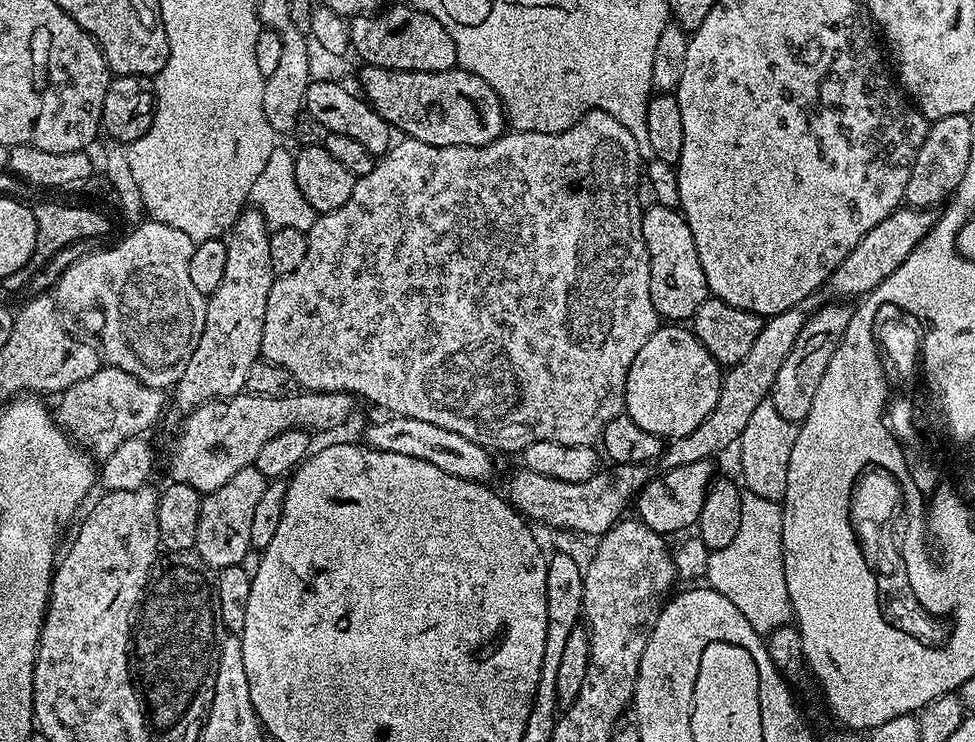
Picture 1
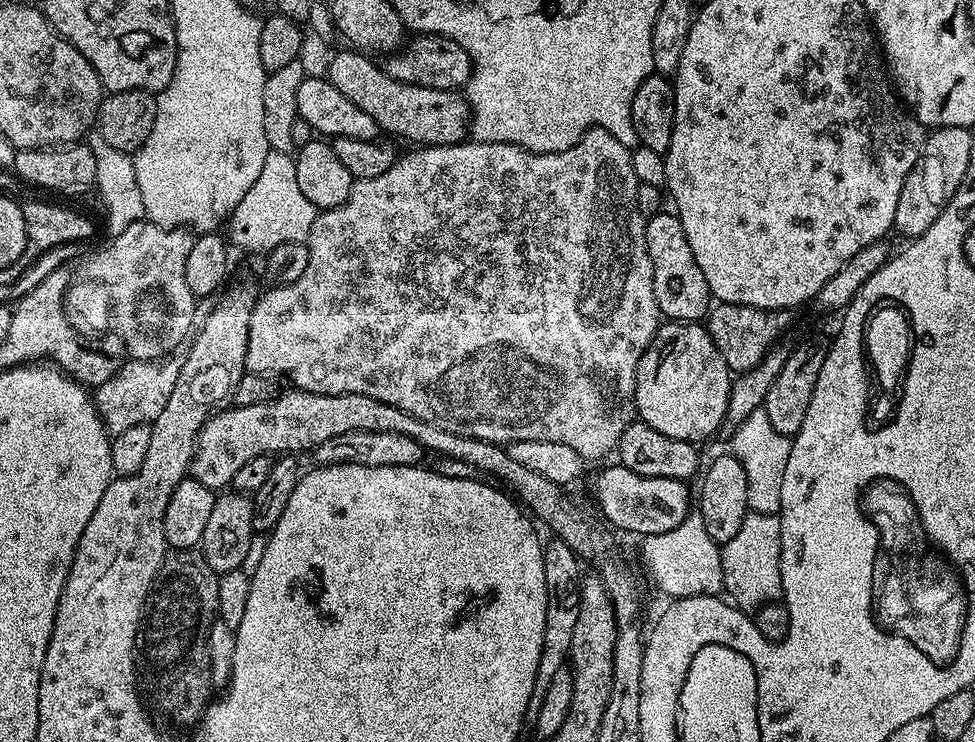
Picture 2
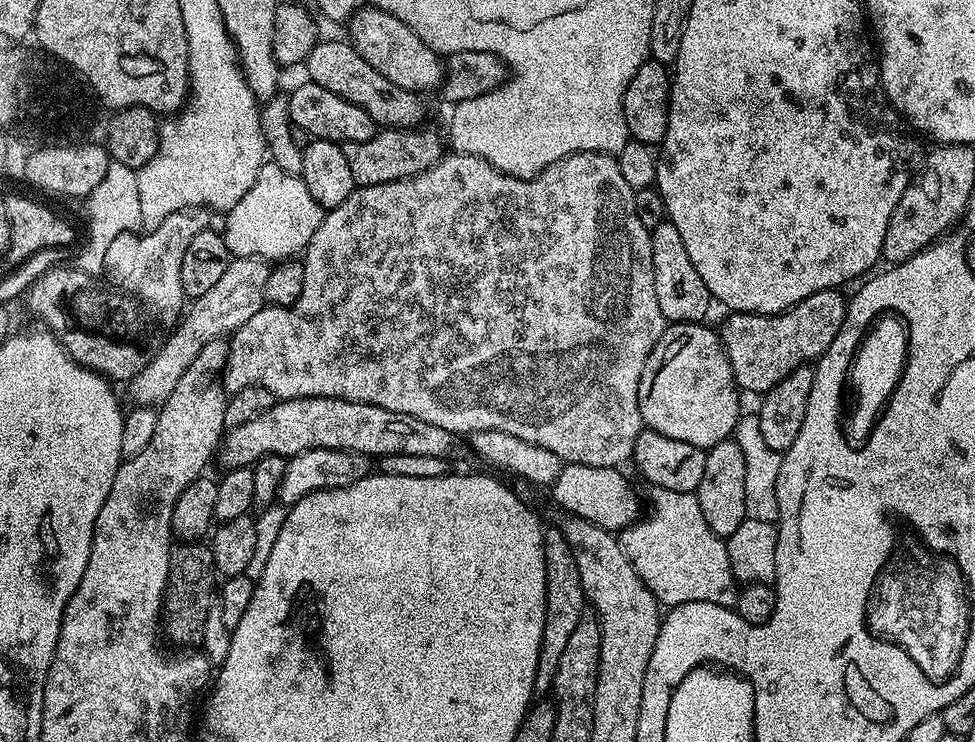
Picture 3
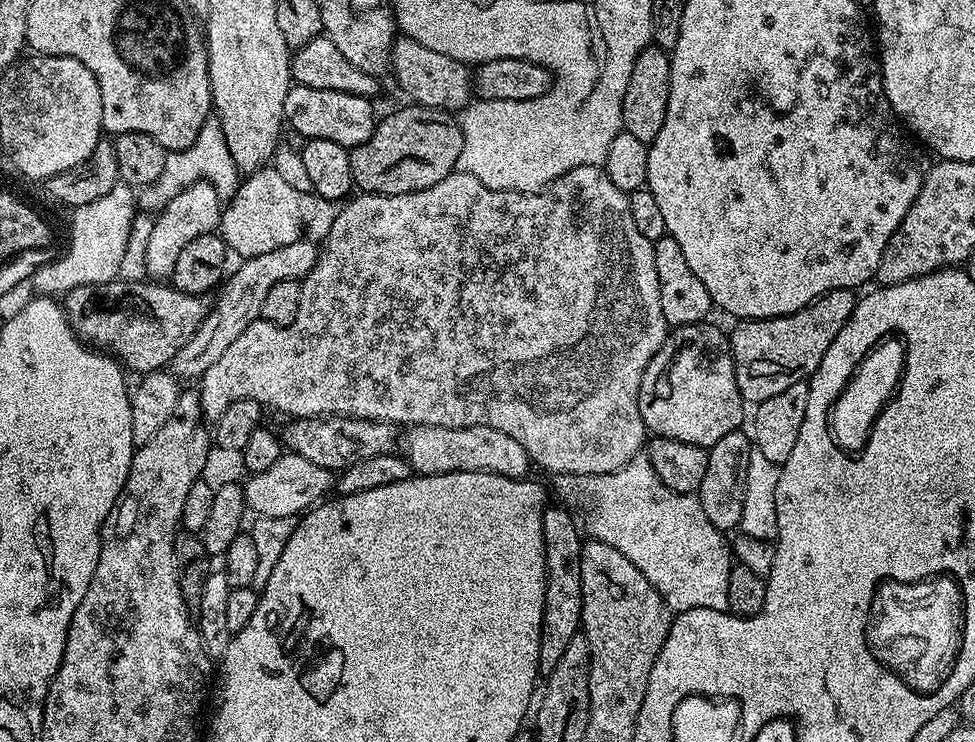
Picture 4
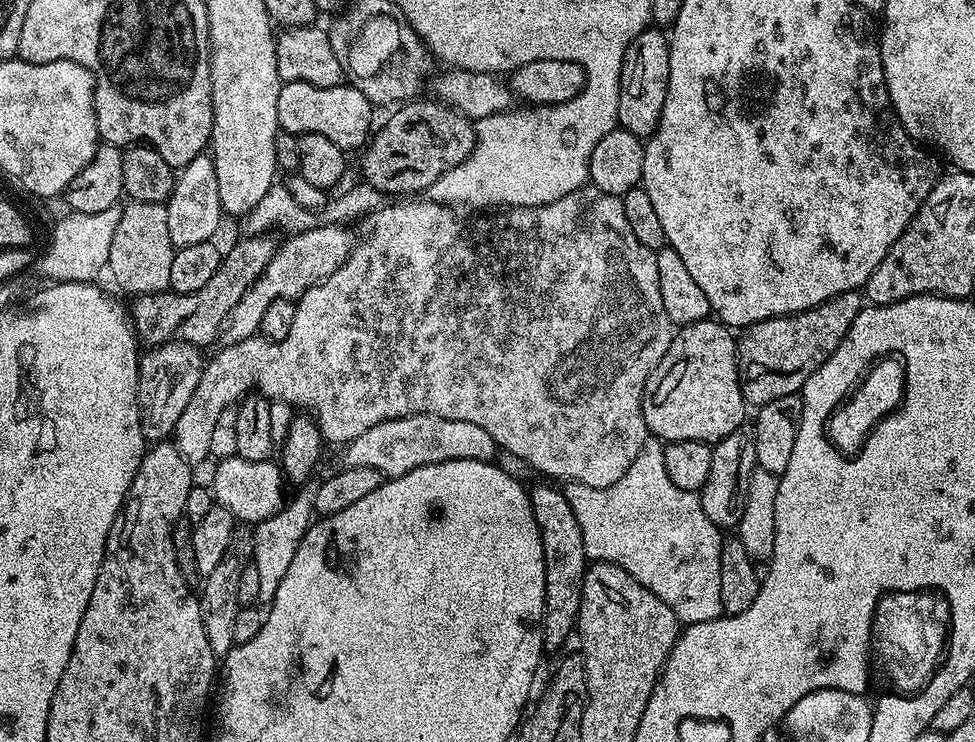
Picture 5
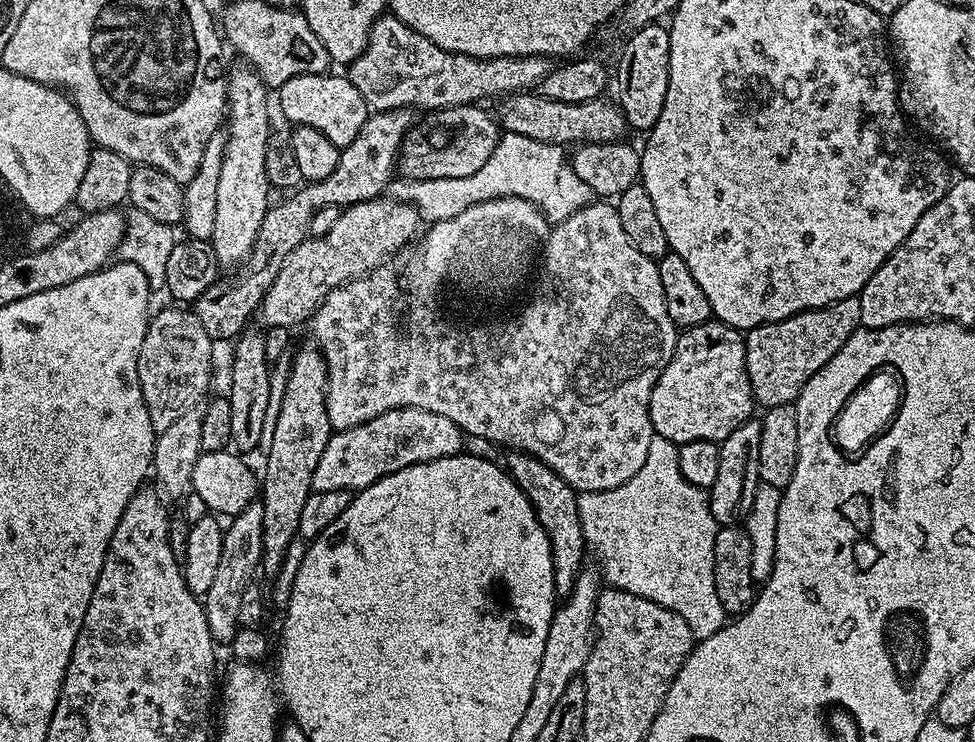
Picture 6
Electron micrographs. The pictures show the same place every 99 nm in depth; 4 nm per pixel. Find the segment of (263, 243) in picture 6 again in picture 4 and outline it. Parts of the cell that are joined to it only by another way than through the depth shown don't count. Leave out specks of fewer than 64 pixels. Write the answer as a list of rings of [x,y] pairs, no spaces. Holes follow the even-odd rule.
[[[117,278],[105,284],[78,286],[62,300],[78,339],[119,360],[129,373],[147,374],[167,369],[174,354],[194,338],[198,326],[208,317],[210,304],[204,296],[186,294],[168,282],[148,283],[147,279]],[[116,296],[132,296],[132,308],[128,308],[126,301],[116,300]]]

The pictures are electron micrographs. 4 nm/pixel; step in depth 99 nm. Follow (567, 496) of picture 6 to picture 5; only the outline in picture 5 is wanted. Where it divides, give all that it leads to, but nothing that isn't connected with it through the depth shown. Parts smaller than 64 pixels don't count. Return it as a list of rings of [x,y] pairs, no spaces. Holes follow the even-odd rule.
[[[537,483],[532,489],[537,488],[531,489],[527,495],[542,538],[544,573],[546,574],[544,650],[545,653],[551,654],[558,651],[571,636],[573,639],[576,632],[576,619],[582,602],[582,582],[590,561],[582,546],[582,530],[578,527],[578,518],[574,518],[574,510],[570,510],[570,502],[566,502],[563,491],[555,483],[540,483]]]

